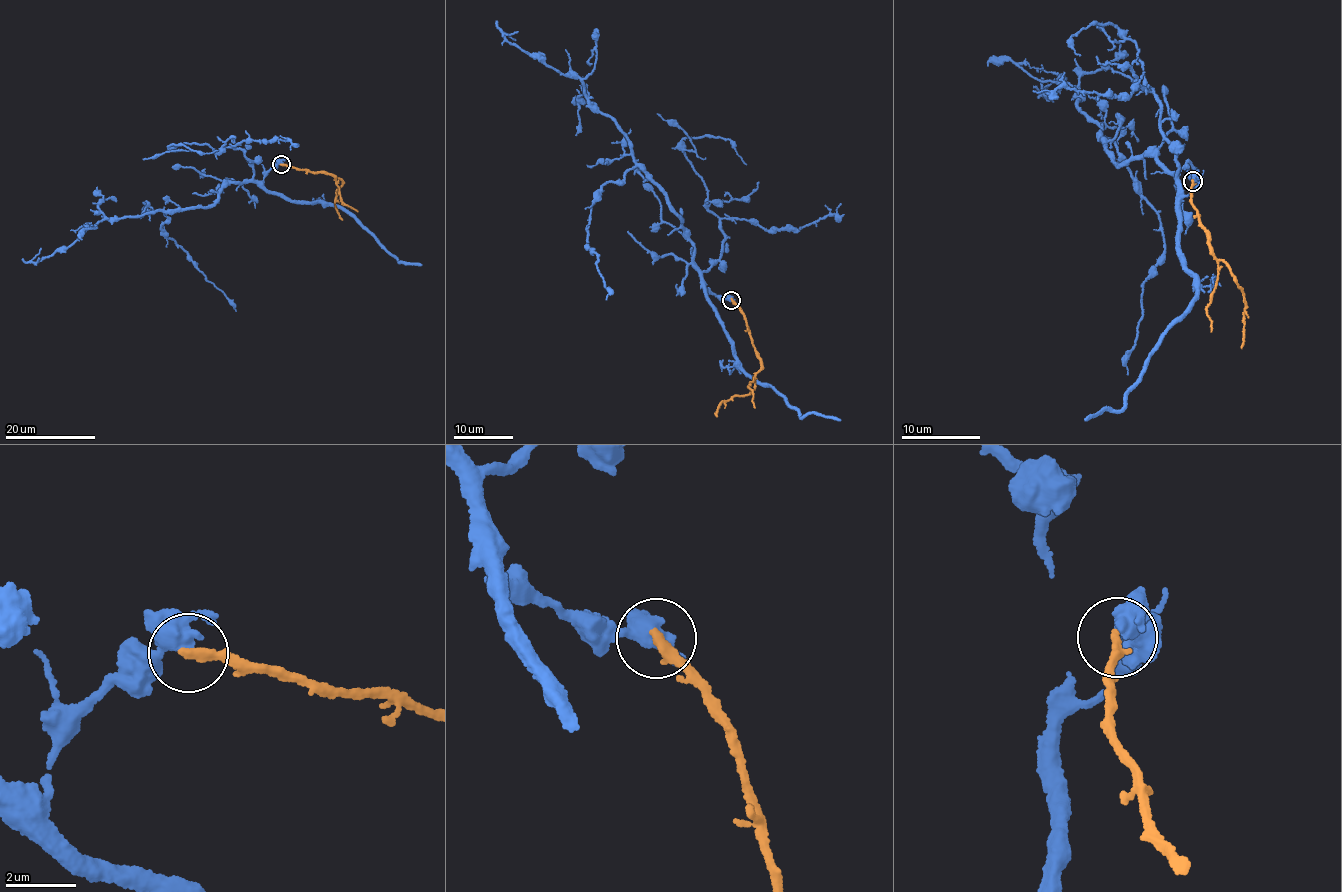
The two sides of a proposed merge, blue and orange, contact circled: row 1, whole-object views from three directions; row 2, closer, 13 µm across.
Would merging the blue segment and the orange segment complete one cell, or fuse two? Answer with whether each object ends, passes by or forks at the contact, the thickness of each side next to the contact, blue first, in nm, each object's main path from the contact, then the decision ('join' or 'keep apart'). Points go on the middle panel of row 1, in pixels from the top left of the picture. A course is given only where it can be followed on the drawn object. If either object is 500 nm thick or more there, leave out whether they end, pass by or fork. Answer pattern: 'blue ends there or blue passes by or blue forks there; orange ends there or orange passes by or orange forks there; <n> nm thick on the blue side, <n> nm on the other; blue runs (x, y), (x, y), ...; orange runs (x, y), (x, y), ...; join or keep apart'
blue forks there; orange ends there; 380 nm thick on the blue side, 280 nm on the other; blue runs (732, 300), (703, 289), (683, 221), (581, 80), (542, 62), (503, 32), (516, 40); orange runs (732, 300), (742, 309), (760, 367), (747, 394), (717, 406), (717, 416); keep apart

